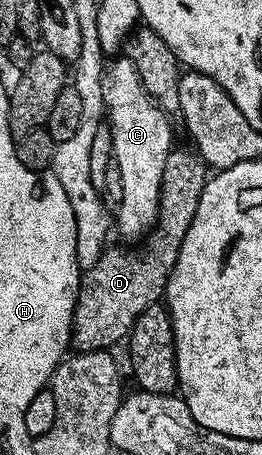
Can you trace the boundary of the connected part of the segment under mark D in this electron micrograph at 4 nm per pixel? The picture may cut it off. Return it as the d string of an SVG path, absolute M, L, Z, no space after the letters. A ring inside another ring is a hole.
M180 147L173 148L172 154L166 159L166 167L162 171L162 191L160 192L160 214L156 216L156 227L148 234L146 240L143 242L141 253L123 253L120 249L109 248L100 258L98 263L94 263L94 267L90 267L81 276L80 290L76 296L76 310L72 316L72 339L71 344L74 346L76 353L99 353L101 351L111 350L111 345L116 345L125 340L128 334L132 331L132 324L138 319L138 315L142 315L142 311L146 311L146 307L157 304L165 296L168 288L168 280L174 271L174 263L178 263L178 251L182 251L182 239L186 239L186 231L190 231L190 223L194 223L194 215L198 211L198 199L202 195L204 185L207 183L210 176L209 166L204 164L203 159L200 158L199 153L193 151L191 148L180 149Z

